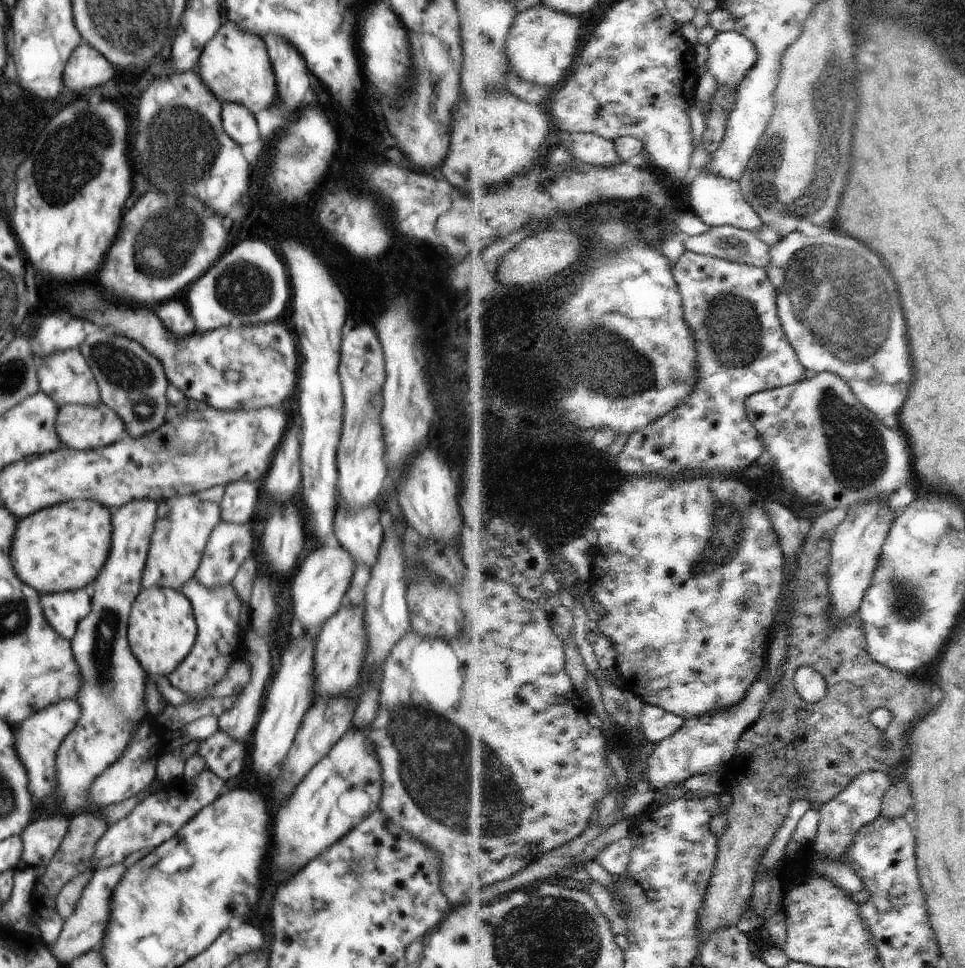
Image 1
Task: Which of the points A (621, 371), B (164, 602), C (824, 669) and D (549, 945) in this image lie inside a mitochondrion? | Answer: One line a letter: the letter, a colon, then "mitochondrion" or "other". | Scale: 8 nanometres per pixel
A: mitochondrion
B: other
C: other
D: mitochondrion

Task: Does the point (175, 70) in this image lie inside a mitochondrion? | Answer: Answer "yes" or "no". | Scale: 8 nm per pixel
no

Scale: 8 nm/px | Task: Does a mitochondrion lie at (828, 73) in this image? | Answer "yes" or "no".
yes

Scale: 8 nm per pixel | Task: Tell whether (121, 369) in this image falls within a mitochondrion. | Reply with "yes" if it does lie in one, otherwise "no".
yes

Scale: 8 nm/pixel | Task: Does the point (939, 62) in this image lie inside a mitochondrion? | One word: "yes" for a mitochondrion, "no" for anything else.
yes

